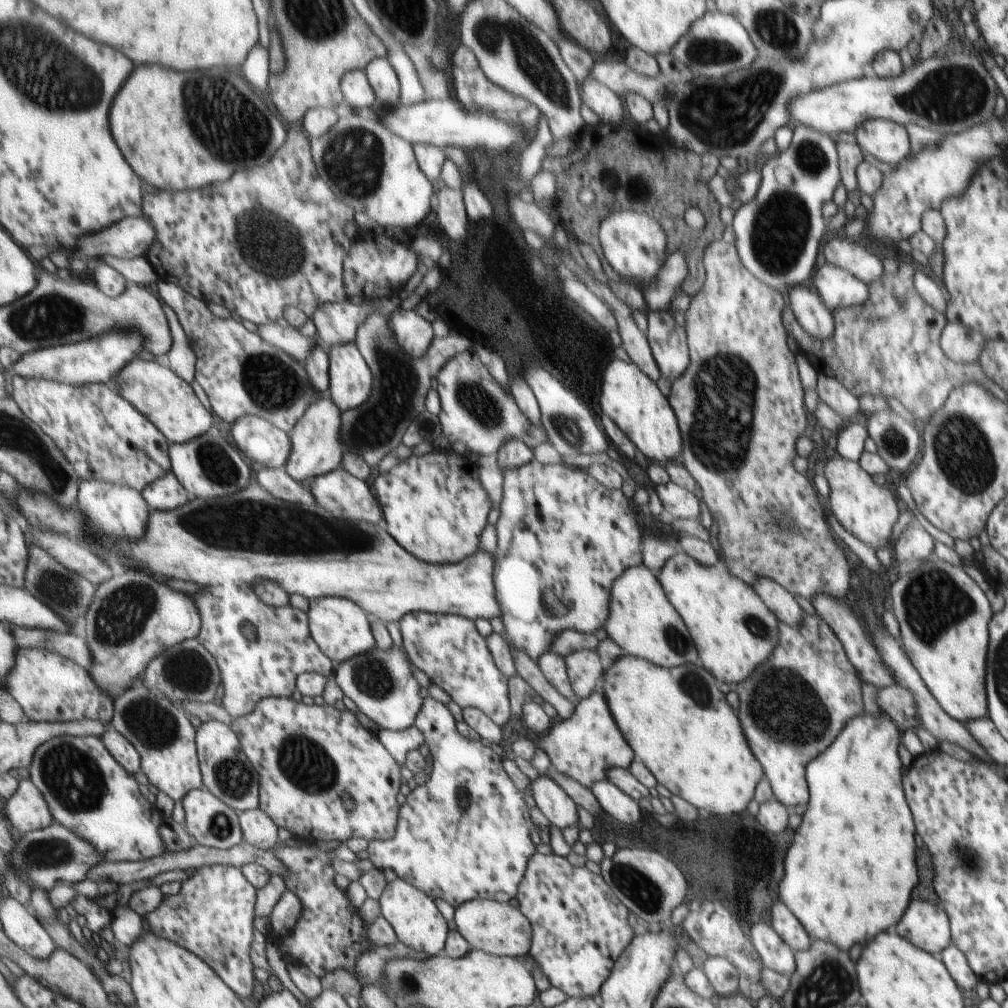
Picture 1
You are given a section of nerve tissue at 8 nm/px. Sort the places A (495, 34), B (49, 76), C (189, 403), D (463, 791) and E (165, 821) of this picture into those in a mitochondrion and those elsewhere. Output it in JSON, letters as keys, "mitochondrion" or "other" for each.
{"A":"mitochondrion","B":"mitochondrion","C":"other","D":"mitochondrion","E":"other"}

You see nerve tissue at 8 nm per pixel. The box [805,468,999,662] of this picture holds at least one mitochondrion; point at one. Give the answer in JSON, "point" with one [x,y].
{"point":[932,602]}

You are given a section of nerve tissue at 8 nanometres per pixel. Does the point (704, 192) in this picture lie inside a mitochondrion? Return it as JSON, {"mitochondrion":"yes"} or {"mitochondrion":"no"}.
{"mitochondrion":"yes"}

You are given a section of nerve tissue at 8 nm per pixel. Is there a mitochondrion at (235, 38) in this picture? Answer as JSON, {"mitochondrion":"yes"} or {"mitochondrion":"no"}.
{"mitochondrion":"no"}

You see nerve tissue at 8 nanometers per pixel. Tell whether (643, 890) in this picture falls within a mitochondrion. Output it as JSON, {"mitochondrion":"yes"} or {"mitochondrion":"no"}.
{"mitochondrion":"yes"}

